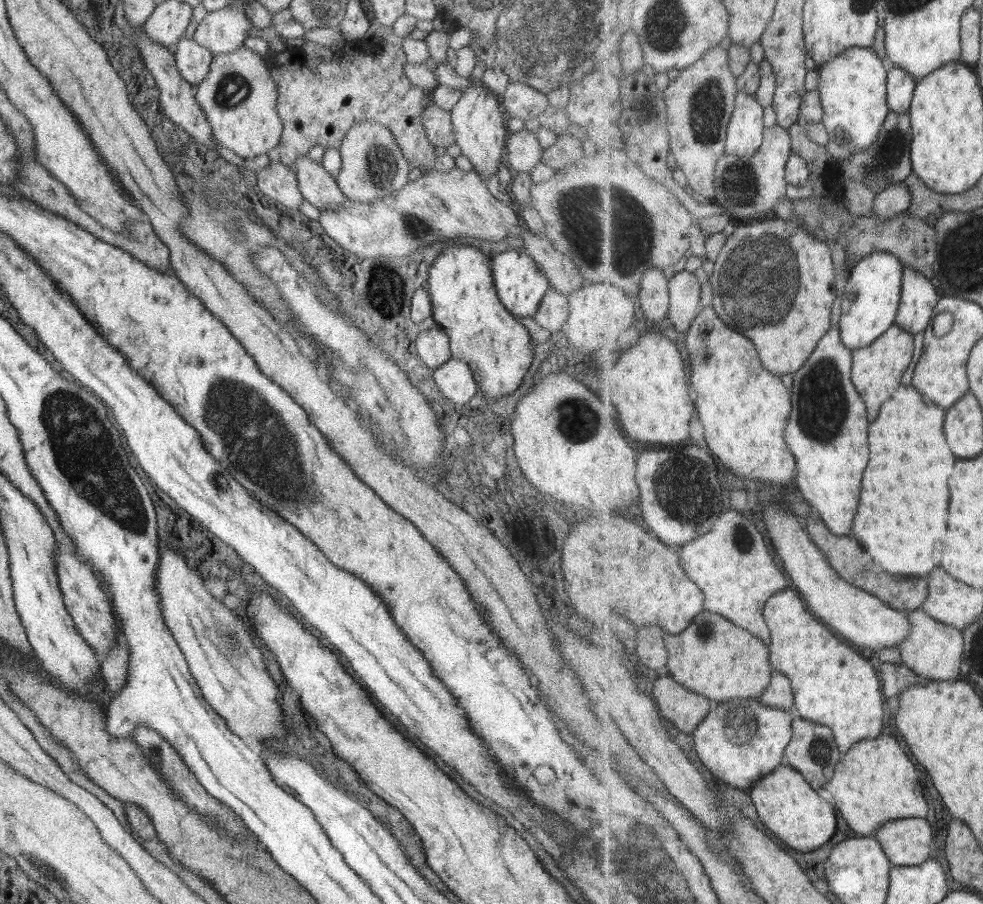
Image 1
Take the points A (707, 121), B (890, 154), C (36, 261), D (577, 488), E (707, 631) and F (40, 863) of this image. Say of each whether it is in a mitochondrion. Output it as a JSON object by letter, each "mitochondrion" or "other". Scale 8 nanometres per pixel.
{"A":"mitochondrion","B":"mitochondrion","C":"other","D":"other","E":"mitochondrion","F":"mitochondrion"}

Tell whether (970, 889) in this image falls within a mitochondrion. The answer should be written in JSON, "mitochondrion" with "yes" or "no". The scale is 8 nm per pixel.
{"mitochondrion":"no"}

